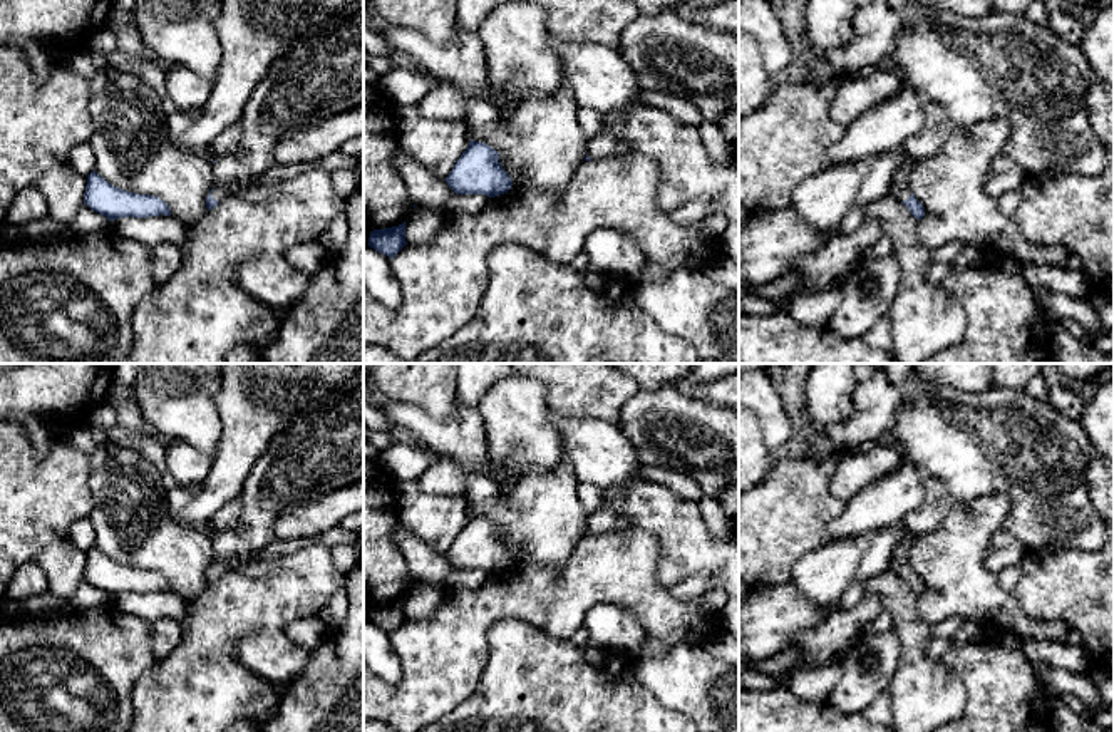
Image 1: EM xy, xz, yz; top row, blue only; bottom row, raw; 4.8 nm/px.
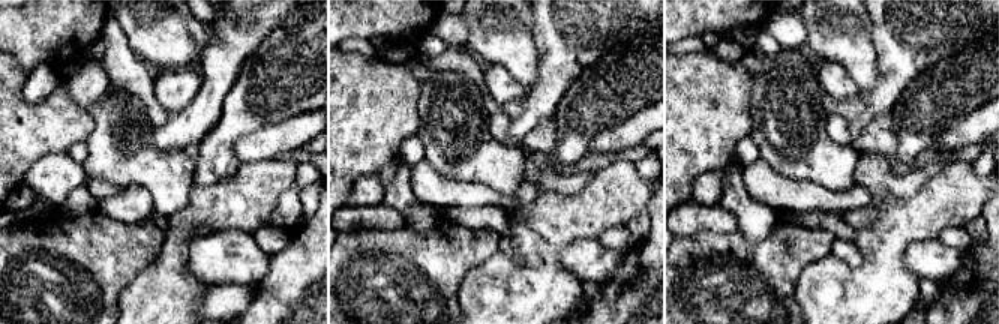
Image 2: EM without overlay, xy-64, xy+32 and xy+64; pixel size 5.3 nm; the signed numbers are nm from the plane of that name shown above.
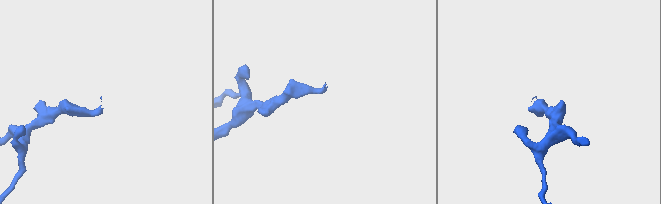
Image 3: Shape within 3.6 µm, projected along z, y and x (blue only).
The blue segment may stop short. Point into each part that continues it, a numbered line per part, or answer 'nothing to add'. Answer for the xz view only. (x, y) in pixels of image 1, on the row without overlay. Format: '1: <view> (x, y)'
1: xz (600, 521)

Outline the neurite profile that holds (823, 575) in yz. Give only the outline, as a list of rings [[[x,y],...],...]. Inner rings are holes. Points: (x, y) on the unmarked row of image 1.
[[[868,538],[824,543],[797,559],[791,581],[812,605],[836,603],[861,576],[859,563],[866,541]]]

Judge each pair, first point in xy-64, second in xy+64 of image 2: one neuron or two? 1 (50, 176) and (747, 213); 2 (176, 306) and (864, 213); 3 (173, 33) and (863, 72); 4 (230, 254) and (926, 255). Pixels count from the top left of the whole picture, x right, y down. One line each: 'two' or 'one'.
1: one
2: two
3: one
4: one

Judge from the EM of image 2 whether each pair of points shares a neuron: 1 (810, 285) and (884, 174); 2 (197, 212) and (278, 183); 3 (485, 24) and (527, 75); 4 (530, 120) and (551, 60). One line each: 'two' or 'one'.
1: two
2: one
3: one
4: one

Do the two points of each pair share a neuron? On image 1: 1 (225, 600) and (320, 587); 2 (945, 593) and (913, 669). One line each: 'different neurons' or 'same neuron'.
1: same neuron
2: different neurons

